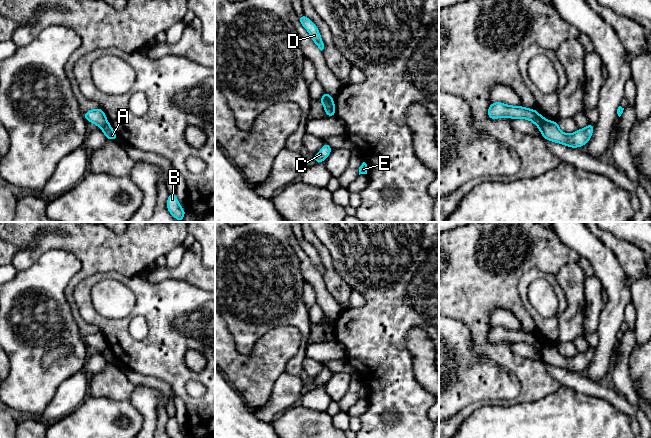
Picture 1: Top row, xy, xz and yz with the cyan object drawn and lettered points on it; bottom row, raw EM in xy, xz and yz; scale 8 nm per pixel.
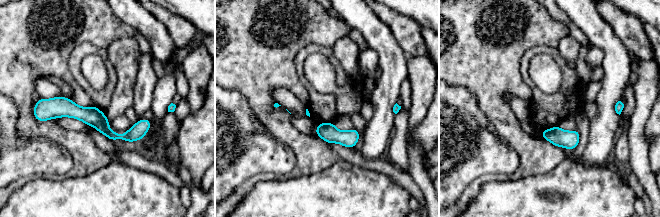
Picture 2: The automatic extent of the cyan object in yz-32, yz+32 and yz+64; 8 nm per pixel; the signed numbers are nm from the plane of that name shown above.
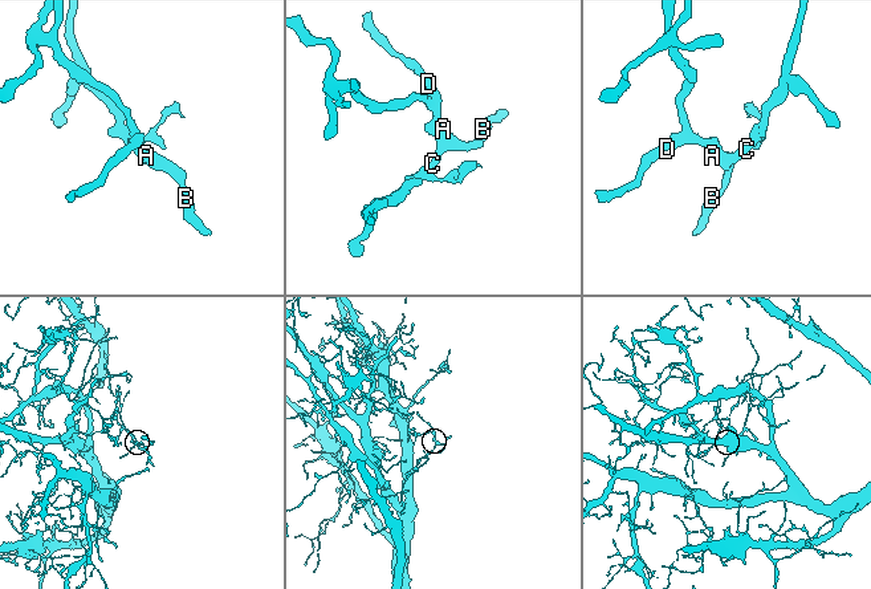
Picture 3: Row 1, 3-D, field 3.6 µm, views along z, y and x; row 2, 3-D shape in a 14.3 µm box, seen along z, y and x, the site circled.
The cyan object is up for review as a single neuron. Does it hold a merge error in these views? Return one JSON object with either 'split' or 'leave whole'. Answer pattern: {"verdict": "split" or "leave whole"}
{"verdict": "split"}

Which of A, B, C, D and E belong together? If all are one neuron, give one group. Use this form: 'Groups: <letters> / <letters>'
Groups: A B C E / D

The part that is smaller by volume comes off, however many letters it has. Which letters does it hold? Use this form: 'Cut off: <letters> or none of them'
Cut off: A, B, C, E

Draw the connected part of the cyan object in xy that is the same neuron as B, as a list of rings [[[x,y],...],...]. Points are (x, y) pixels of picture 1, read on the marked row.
[[[175,193],[169,194],[167,198],[167,209],[169,213],[178,221],[183,222],[187,210],[181,208]]]

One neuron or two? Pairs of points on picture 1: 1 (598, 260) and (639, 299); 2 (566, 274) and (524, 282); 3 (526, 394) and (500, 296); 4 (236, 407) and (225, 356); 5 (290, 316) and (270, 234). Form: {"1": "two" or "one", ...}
{"1": "two", "2": "two", "3": "one", "4": "two", "5": "one"}

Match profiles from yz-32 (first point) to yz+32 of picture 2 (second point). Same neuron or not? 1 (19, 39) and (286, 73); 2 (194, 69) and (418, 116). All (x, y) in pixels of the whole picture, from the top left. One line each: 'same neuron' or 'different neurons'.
1: same neuron
2: same neuron

